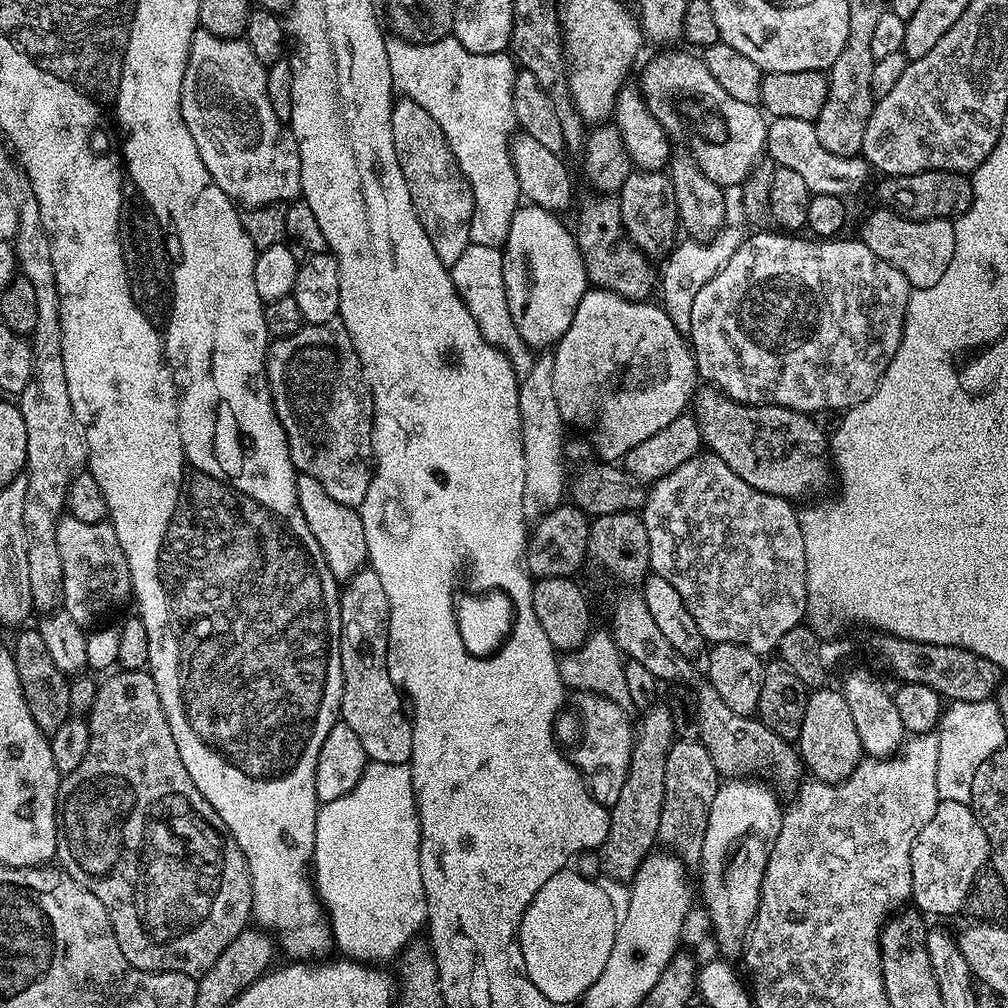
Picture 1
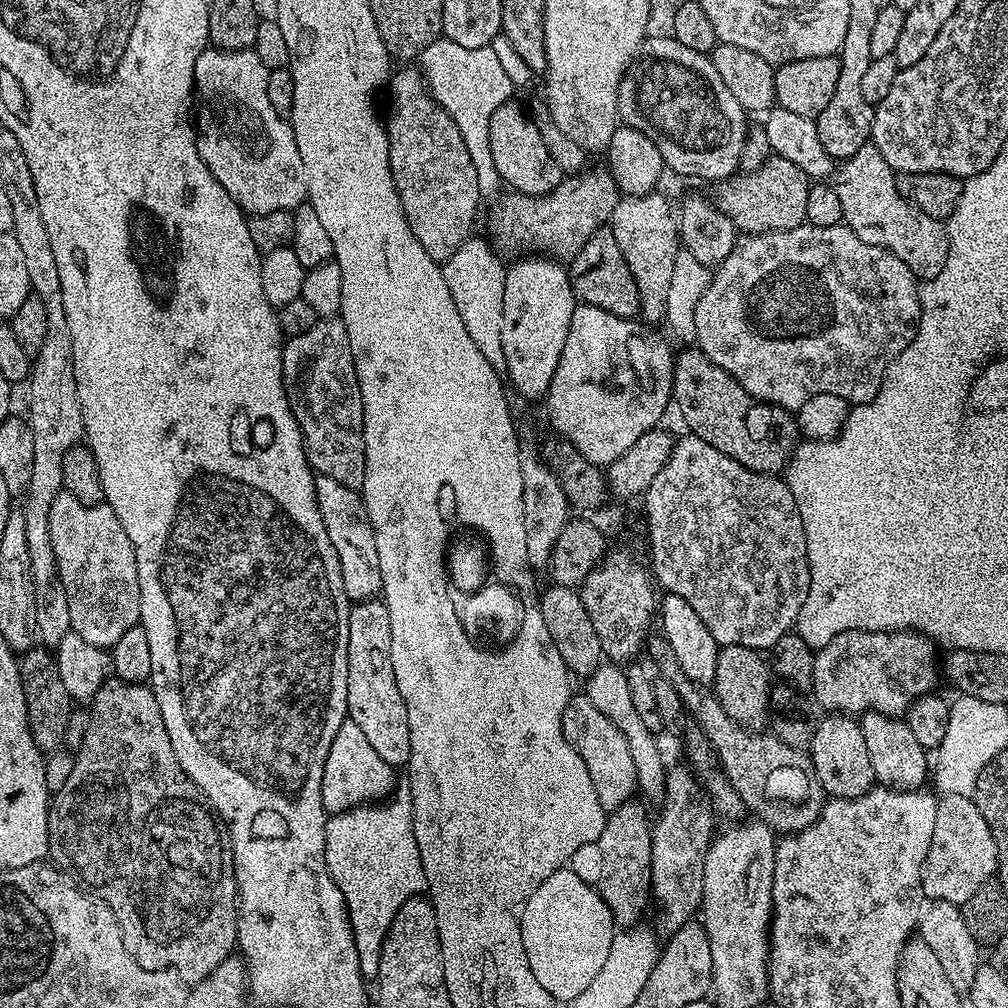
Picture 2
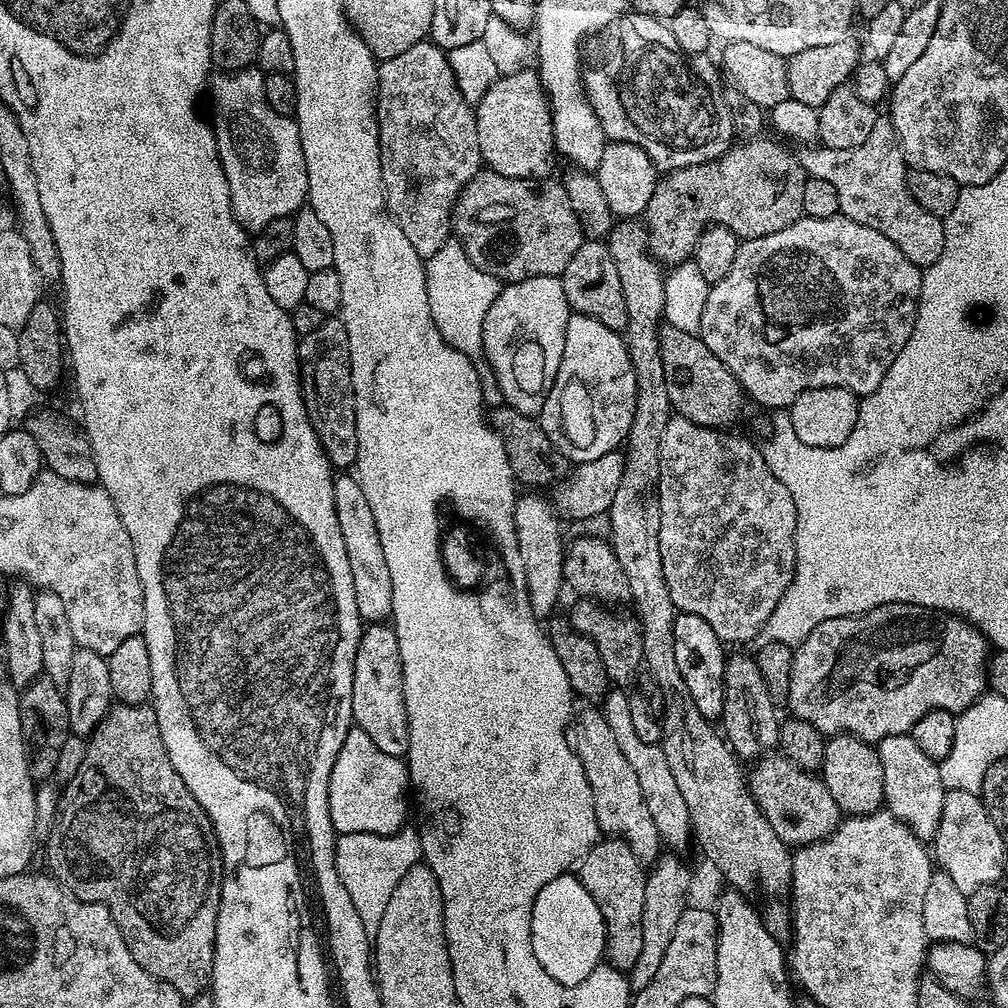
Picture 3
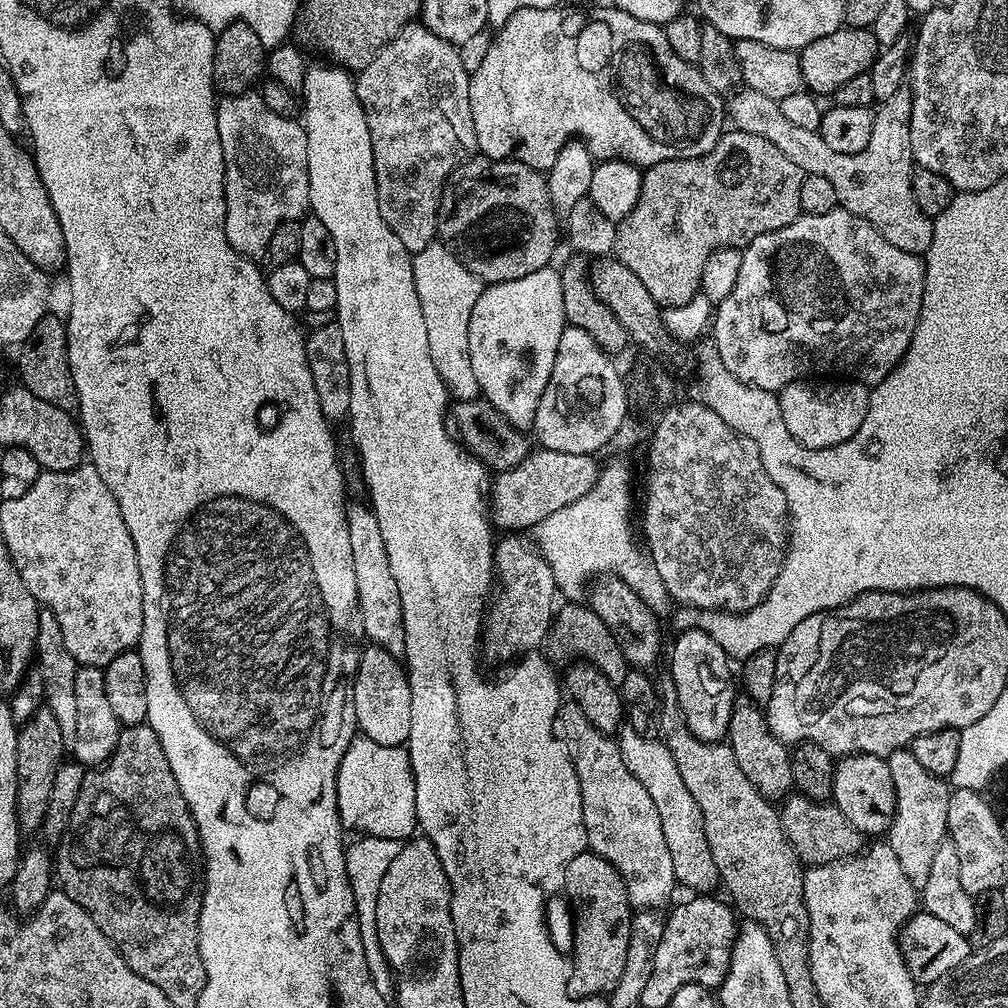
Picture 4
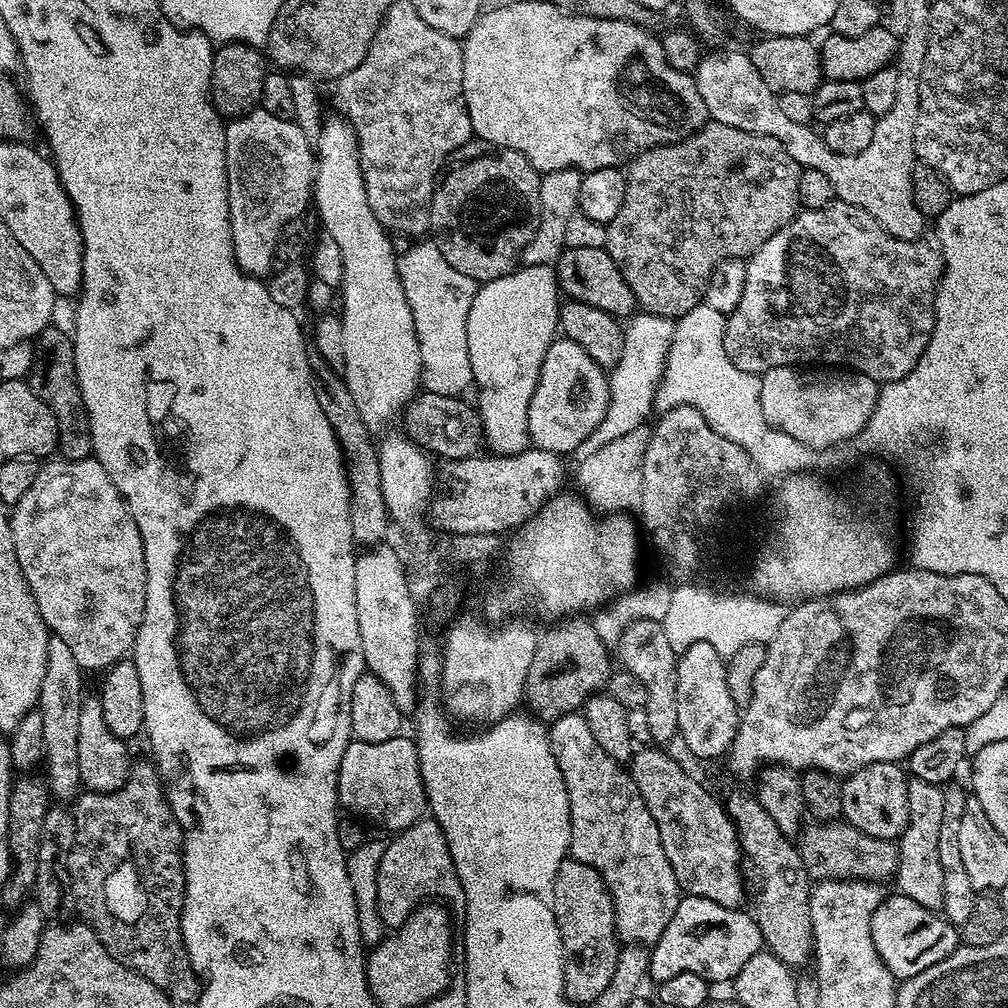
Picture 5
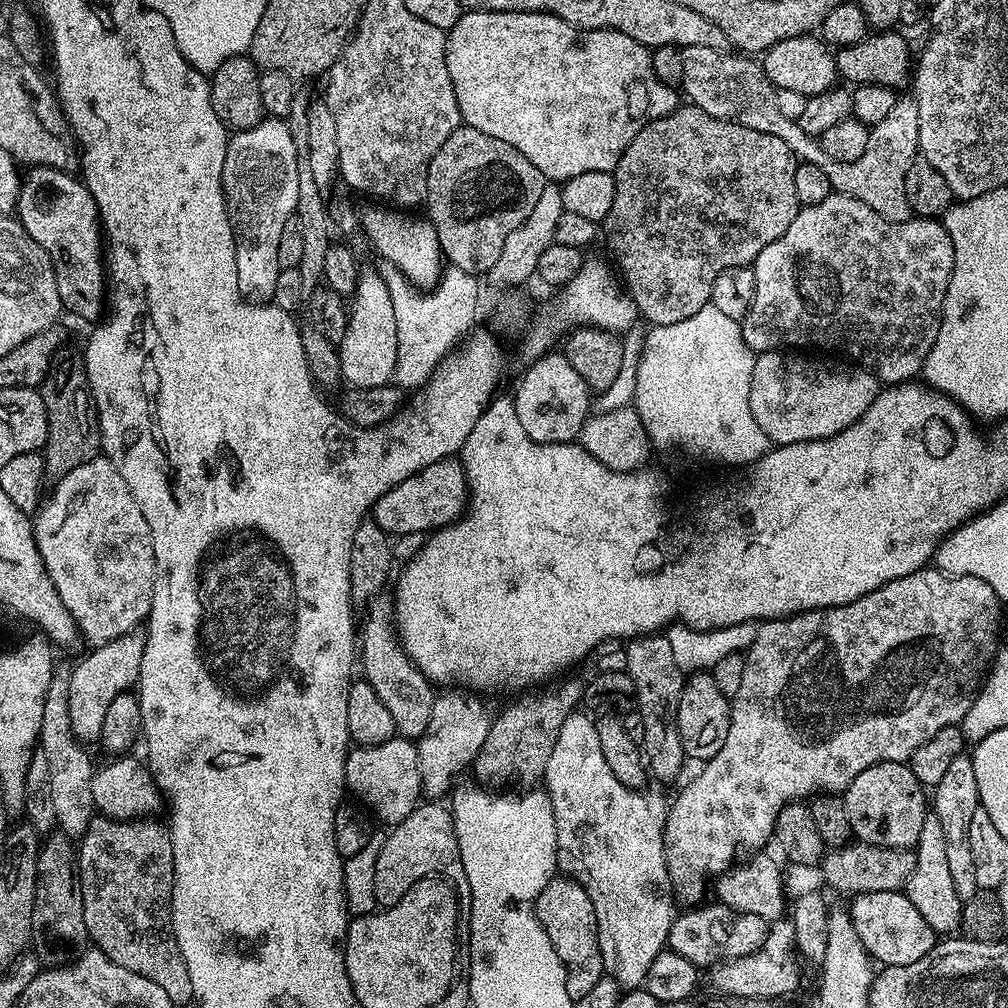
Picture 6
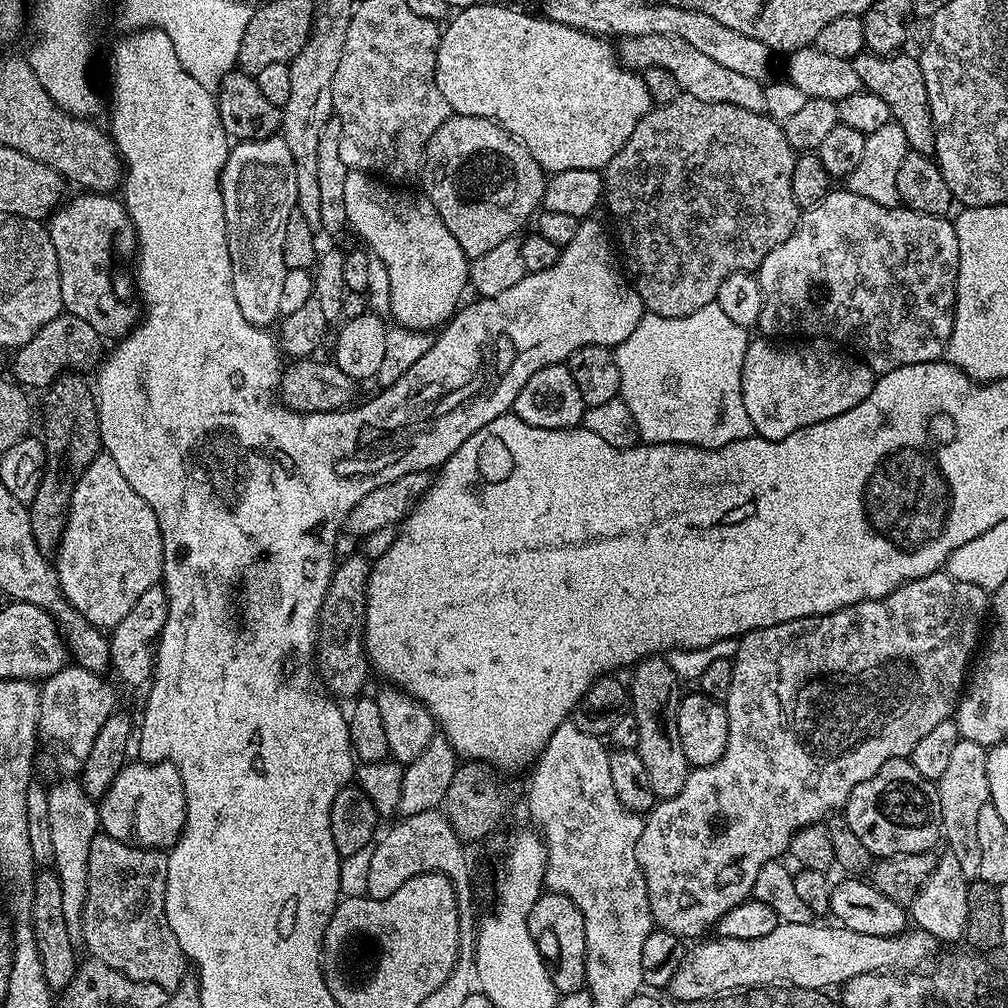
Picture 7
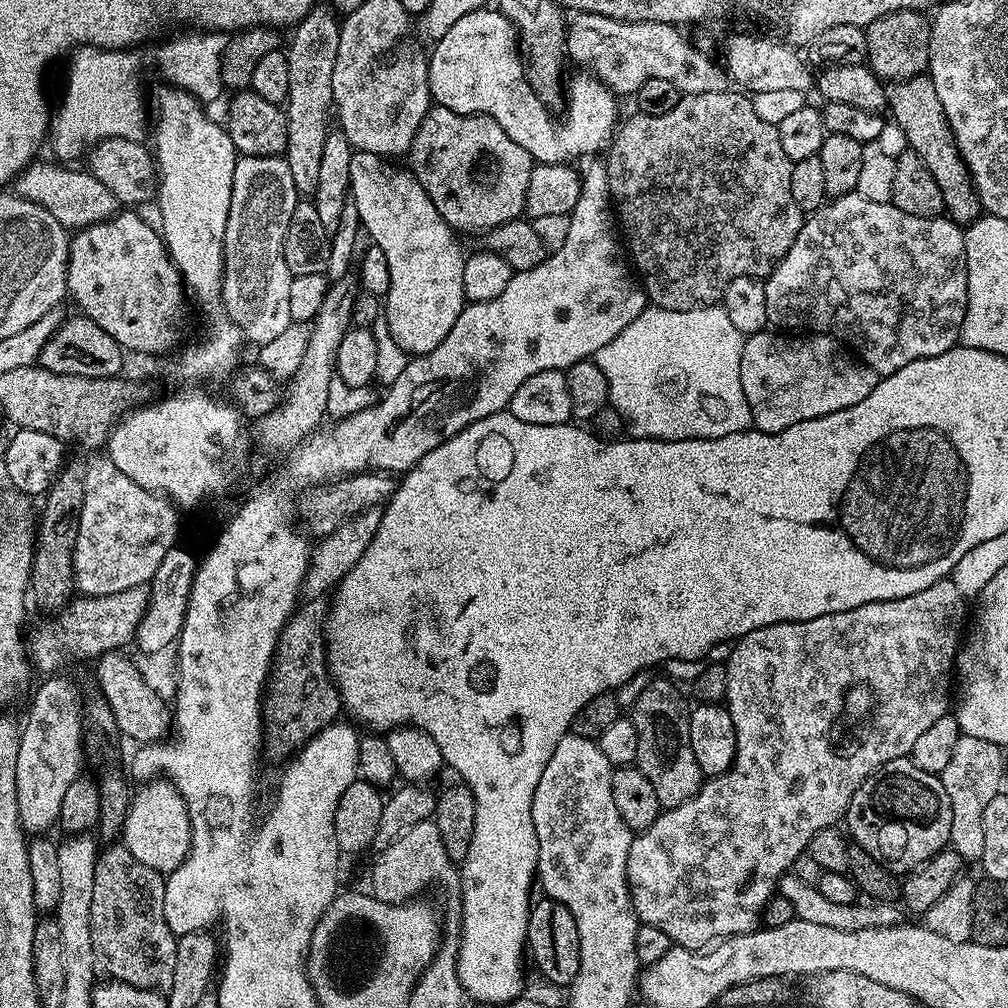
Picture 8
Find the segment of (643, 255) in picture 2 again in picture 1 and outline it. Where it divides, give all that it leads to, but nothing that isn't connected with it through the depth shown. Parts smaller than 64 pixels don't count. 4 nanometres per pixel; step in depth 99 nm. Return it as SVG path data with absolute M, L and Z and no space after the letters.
M634 170L630 174L630 178L626 178L626 182L620 187L618 199L622 210L622 224L628 237L636 243L636 247L649 258L667 257L677 243L678 235L676 236L676 232L681 231L678 202L674 202L674 186L672 185L671 175L664 170L659 172Z

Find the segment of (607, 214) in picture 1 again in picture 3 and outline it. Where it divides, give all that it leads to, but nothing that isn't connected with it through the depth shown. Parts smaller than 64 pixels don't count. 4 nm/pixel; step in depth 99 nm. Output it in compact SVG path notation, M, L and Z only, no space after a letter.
M585 239L584 244L578 246L578 254L570 258L566 270L559 278L566 302L573 313L598 318L602 326L608 326L618 333L623 333L628 327L626 298L622 298L622 278L618 278L614 258L610 258L610 250L604 240Z

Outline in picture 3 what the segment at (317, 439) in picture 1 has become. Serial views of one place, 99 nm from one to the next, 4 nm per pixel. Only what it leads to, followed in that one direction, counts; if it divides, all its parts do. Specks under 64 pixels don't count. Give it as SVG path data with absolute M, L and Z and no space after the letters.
M328 318L322 326L318 326L318 330L314 330L314 334L306 334L299 341L298 351L300 354L300 391L304 394L304 405L308 411L310 422L314 426L314 434L318 434L320 444L324 448L324 452L328 455L328 462L336 470L348 470L355 465L356 451L358 450L358 438L356 437L356 407L354 406L354 390L352 389L352 371L350 370L350 338L346 338L346 326L339 318Z

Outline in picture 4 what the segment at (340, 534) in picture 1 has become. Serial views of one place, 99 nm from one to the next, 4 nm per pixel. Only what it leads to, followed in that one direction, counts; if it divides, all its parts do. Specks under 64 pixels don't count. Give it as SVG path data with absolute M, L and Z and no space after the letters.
M349 503L346 507L346 524L350 530L350 554L354 554L354 582L364 635L375 647L384 648L391 656L403 657L402 598L398 598L398 582L394 582L390 558L386 558L386 542L382 540L382 530L378 530L378 518L365 503Z

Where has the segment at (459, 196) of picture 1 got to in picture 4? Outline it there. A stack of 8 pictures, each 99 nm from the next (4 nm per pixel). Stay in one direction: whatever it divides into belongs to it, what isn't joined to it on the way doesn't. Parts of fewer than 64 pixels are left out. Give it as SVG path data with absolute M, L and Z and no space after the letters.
M413 22L403 28L377 54L374 62L370 62L370 66L359 69L358 75L355 77L356 93L364 107L366 122L370 126L370 146L374 150L374 170L378 186L378 210L382 210L382 218L386 218L386 226L390 226L390 230L394 230L394 234L398 234L402 246L406 246L406 250L413 254L418 250L426 250L426 246L430 246L437 239L436 223L438 222L440 205L445 199L444 183L447 182L448 175L452 171L453 175L477 151L474 118L470 114L470 86L468 85L470 72L469 69L464 69L464 60L460 57L460 52L461 49L457 45L438 38L438 34L431 32L423 22Z

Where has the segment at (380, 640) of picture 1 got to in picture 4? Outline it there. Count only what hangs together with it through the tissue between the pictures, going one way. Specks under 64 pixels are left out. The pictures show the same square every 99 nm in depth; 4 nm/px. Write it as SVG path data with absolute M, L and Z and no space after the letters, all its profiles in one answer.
M368 646L360 653L356 677L352 680L352 701L356 727L378 746L404 746L410 738L410 682L405 665L384 648Z

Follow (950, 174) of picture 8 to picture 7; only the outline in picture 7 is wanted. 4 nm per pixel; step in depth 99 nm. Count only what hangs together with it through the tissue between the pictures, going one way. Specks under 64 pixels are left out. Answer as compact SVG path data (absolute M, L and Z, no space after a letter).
M865 50L851 62L858 73L861 85L867 91L878 94L878 98L882 98L882 102L890 106L892 120L898 126L902 126L902 130L906 130L909 149L913 152L932 154L936 150L936 131L932 125L926 82L922 78L922 66L915 55L904 55L877 56L876 53Z

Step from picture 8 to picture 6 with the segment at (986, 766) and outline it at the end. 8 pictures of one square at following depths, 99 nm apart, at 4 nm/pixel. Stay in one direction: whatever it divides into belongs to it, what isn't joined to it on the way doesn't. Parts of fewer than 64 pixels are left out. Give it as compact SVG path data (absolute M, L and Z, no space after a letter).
M961 754L954 758L953 764L946 769L942 782L934 786L931 793L931 807L942 821L942 831L946 834L946 858L950 861L950 875L954 877L954 890L958 890L960 901L974 898L978 890L978 877L974 874L974 854L970 852L970 818L974 818L974 810L980 807L980 795L978 794L978 782L974 778L974 766L972 757Z

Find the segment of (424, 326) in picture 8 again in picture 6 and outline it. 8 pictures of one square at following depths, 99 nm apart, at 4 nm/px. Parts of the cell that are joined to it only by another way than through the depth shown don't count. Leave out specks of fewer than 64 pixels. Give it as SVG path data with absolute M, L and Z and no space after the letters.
M372 202L369 208L360 208L358 212L358 224L364 232L368 235L370 243L376 247L376 256L381 260L389 260L399 266L406 278L420 288L432 287L437 281L440 280L442 271L442 253L440 251L440 242L438 234L434 230L431 220L412 216L416 214L409 214L404 210L397 210L392 206L381 206L379 203Z

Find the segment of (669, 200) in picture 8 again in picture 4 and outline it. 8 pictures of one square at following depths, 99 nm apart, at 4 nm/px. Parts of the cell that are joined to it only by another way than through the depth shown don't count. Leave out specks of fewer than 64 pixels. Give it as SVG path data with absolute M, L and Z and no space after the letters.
M725 131L715 146L698 158L667 160L643 169L638 202L634 202L634 210L616 226L615 259L634 270L661 309L685 304L699 293L702 266L706 266L706 258L710 258L714 250L743 250L754 238L782 230L802 215L798 190L802 190L804 177L805 173L794 166L774 142L766 142L766 138L758 138L758 134Z

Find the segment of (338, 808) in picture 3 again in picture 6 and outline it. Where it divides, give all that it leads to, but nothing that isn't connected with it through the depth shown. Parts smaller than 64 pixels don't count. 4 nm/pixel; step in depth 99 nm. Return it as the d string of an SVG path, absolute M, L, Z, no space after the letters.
M399 734L378 746L353 747L346 758L344 782L347 791L351 795L353 792L361 805L369 804L378 819L385 820L388 826L401 824L422 800L418 747Z

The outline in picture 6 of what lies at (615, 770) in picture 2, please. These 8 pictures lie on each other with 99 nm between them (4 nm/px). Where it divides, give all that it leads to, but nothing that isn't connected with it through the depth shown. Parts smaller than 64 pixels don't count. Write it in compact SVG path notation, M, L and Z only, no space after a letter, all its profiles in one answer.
M583 711L572 712L566 718L566 722L562 722L562 730L558 733L558 742L554 742L554 751L550 753L550 762L546 762L546 770L544 771L542 782L543 785L544 783L546 784L544 786L547 794L552 799L554 816L558 826L556 863L559 871L563 875L577 880L586 890L586 894L590 894L590 902L594 902L594 914L596 915L596 925L598 926L598 944L602 950L604 971L612 979L620 983L621 989L631 990L643 985L644 980L648 977L650 962L654 962L654 958L658 958L658 954L665 951L668 935L670 934L670 926L676 921L678 908L674 903L672 879L668 873L668 859L664 853L664 829L661 817L659 815L656 817L655 810L648 805L648 800L644 797L644 794L641 794L637 789L622 786L622 782L618 782L618 778L614 778L614 773L610 770L608 763L606 763L606 754L602 754L602 746L598 742L598 730L596 729L595 719L591 715L588 717Z

